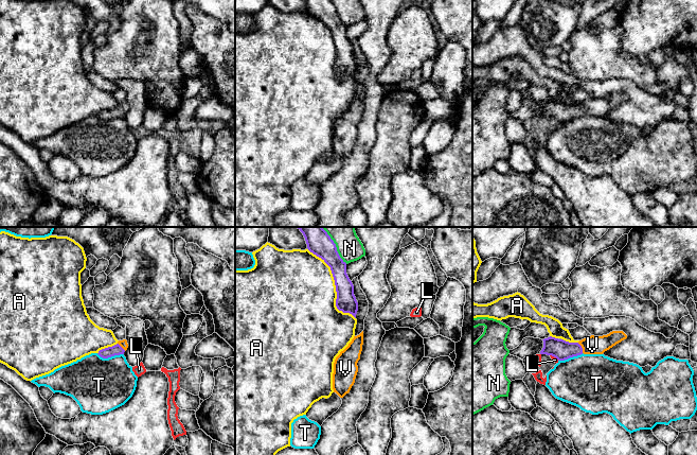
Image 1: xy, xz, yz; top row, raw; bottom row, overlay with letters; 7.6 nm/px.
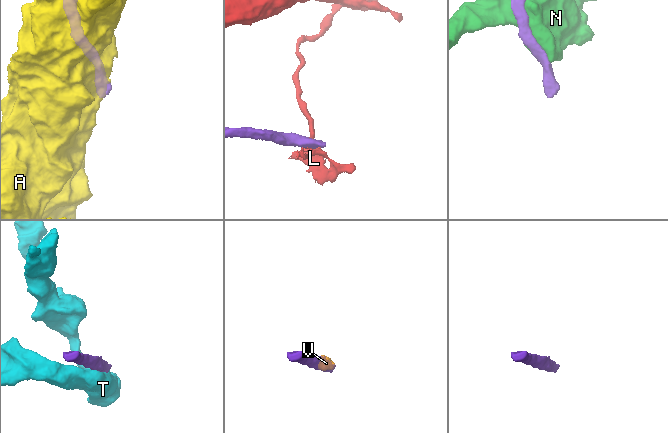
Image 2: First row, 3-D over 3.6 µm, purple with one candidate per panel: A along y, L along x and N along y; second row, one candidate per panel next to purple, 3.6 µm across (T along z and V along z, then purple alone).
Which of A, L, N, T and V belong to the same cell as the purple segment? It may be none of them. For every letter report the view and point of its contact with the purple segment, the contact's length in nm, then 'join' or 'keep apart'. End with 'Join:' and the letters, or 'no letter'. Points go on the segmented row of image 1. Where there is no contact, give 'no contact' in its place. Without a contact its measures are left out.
A: meets purple in xz at (335, 284); contact 650 nm long; keep apart
L: meets purple in yz at (554, 356); contact 80 nm long; keep apart
N: meets purple in xz at (335, 245); contact 340 nm long; keep apart
T: meets purple in xy at (110, 356); contact 200 nm long; keep apart
V: meets purple in yz at (582, 348); contact 90 nm long; join
Join: V

